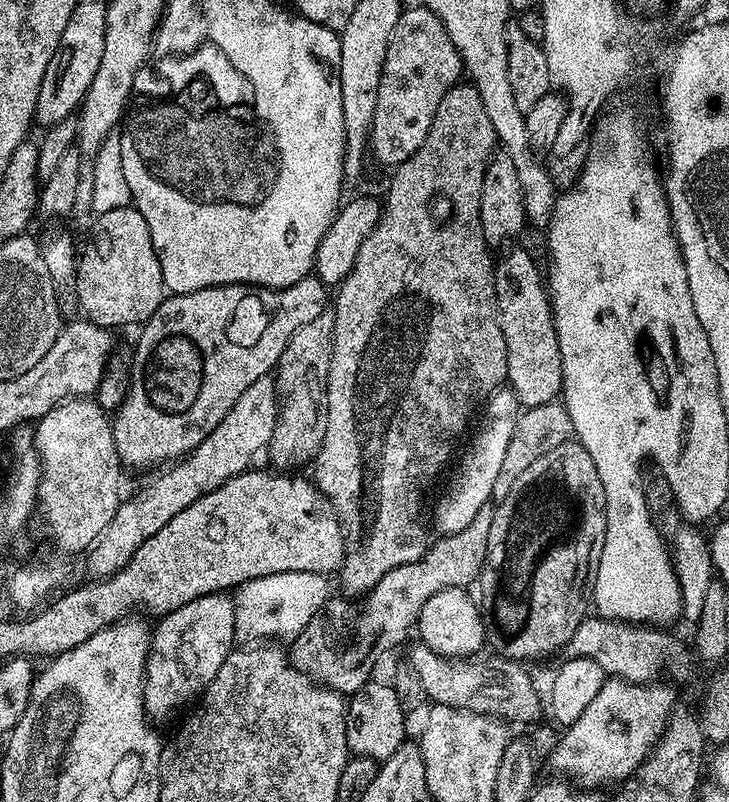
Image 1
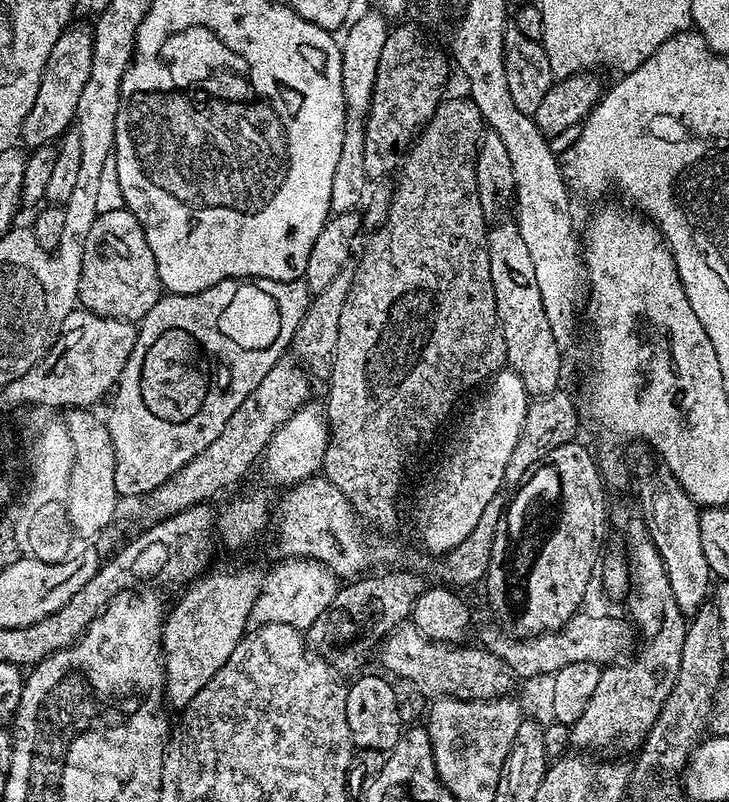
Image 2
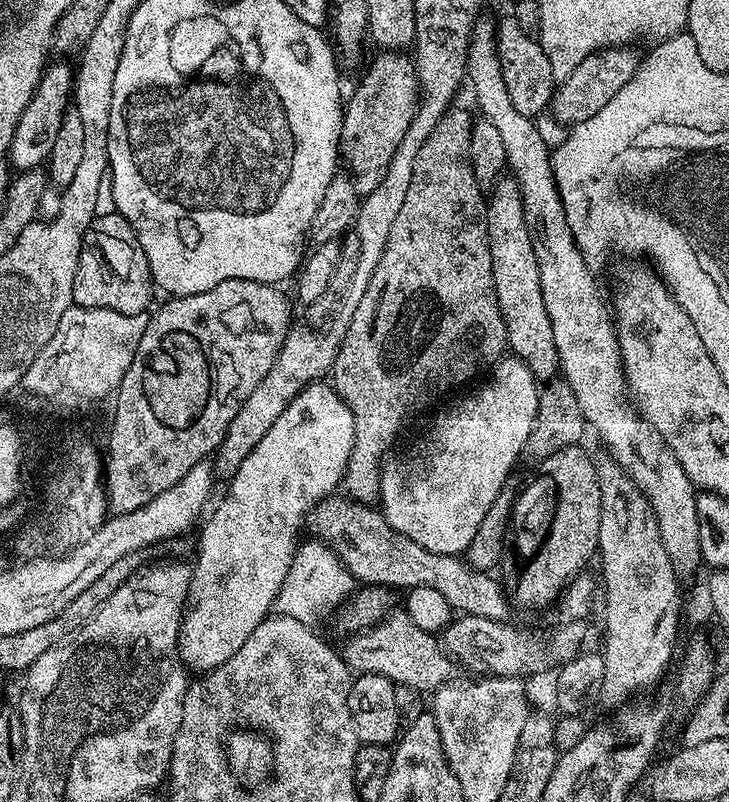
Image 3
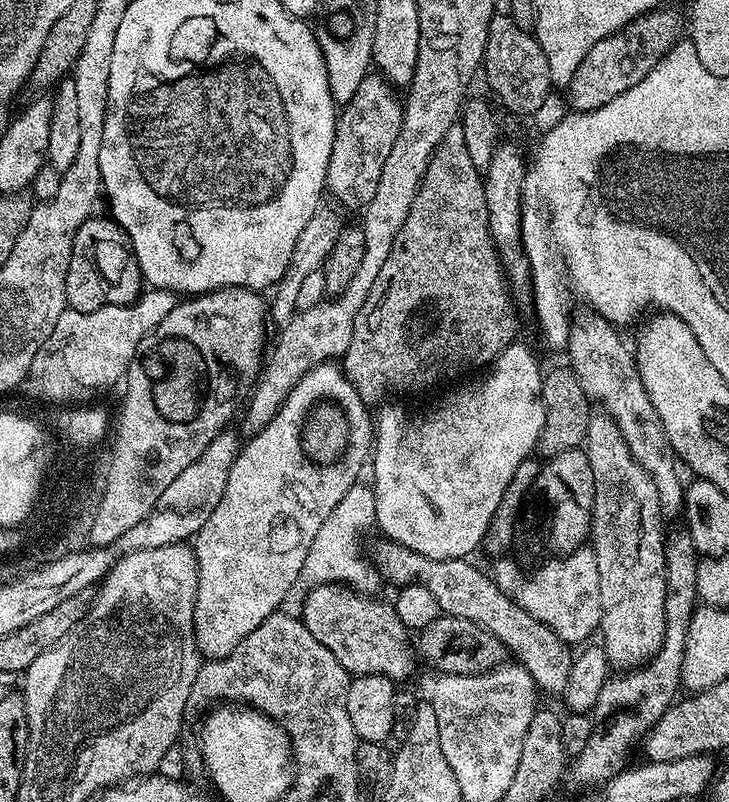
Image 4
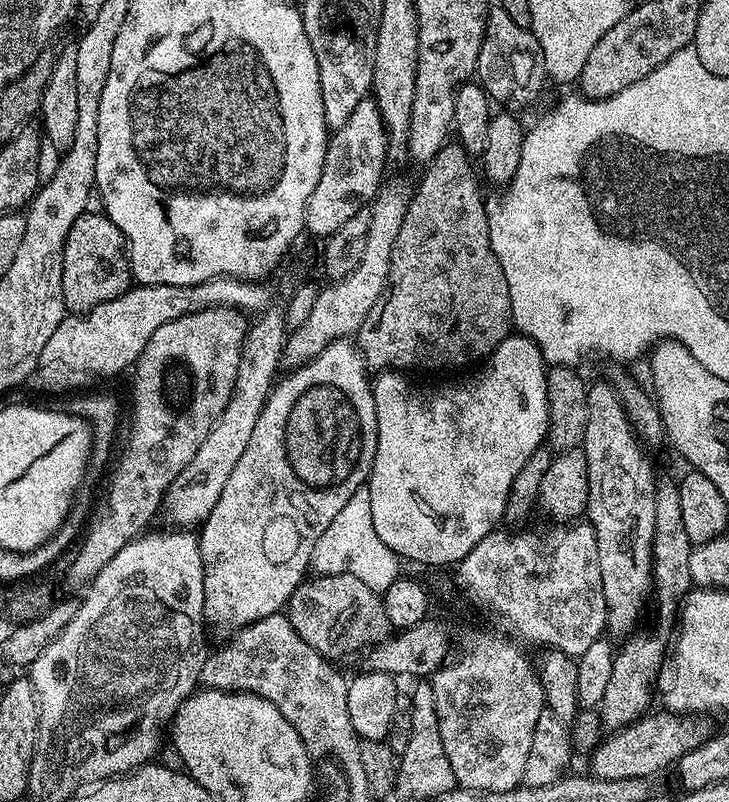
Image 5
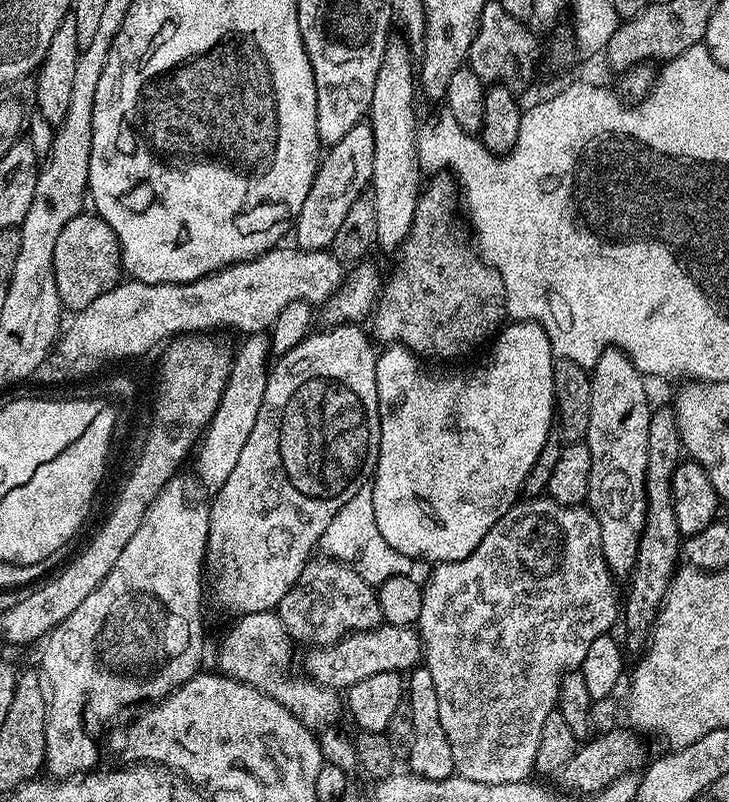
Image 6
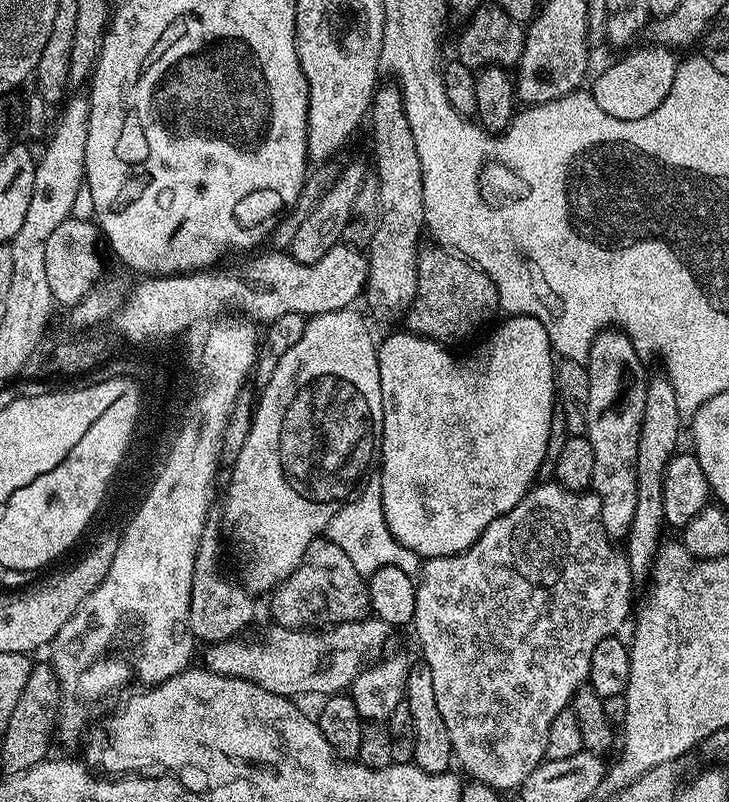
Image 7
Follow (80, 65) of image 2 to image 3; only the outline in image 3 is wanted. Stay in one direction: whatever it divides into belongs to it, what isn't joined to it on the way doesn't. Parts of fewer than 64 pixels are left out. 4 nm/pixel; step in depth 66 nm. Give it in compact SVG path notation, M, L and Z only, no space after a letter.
M49 63L40 73L38 86L26 110L22 110L22 118L18 118L18 126L14 130L14 138L8 147L6 159L13 169L20 172L41 167L47 161L50 150L54 147L54 138L62 126L62 118L70 111L70 105L73 103L74 68L71 63L60 63L64 64Z

